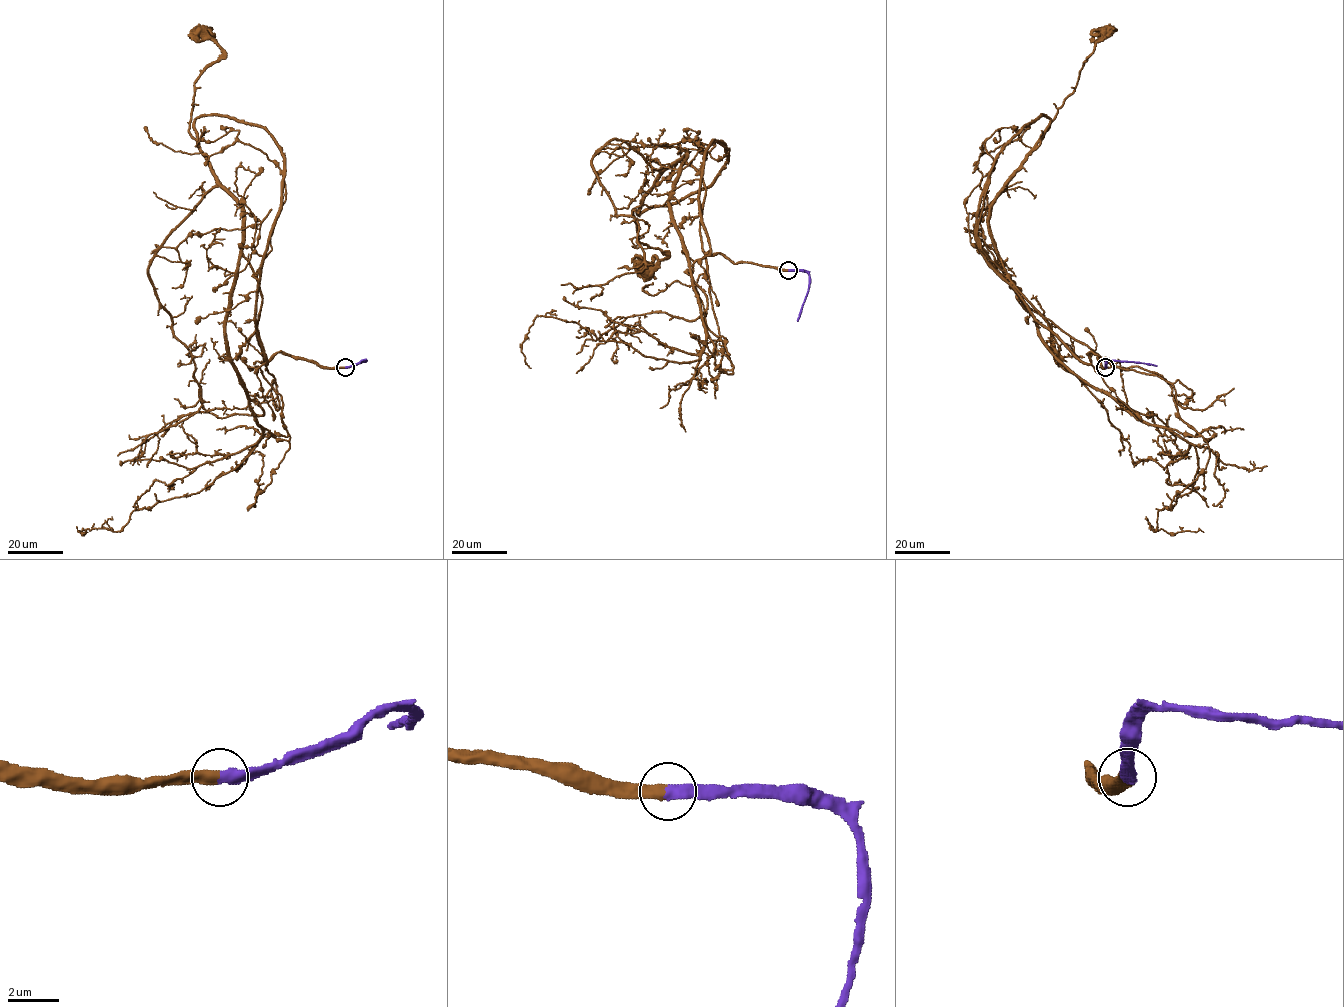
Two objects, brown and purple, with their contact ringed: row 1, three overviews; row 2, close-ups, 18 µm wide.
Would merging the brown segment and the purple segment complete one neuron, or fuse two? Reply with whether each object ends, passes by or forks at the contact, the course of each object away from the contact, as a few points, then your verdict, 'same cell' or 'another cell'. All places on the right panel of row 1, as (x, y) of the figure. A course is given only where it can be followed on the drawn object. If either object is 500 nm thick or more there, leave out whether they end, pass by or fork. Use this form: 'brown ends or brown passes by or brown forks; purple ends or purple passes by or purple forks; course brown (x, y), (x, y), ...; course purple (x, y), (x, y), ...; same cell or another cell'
brown ends; purple ends; course brown (1105, 367), (1093, 352), (1084, 363), (1009, 277), (990, 231), (989, 206), (1038, 145), (1107, 33); course purple (1105, 367), (1108, 360), (1156, 366); same cell

